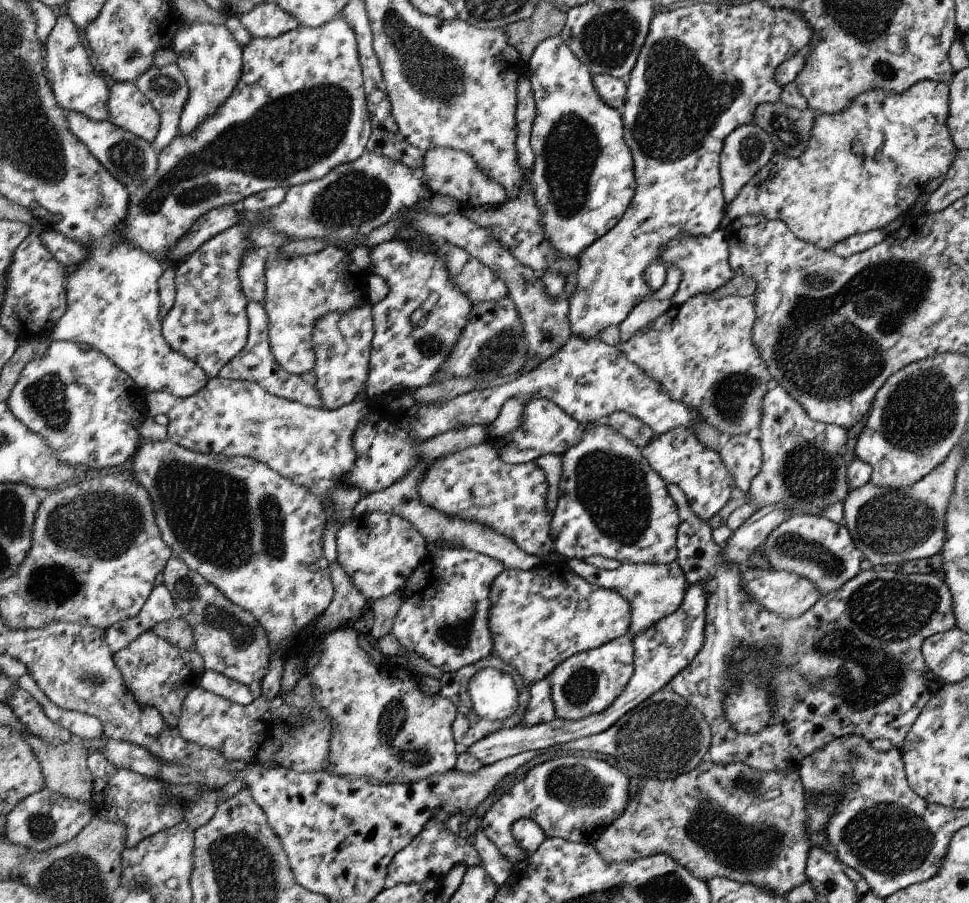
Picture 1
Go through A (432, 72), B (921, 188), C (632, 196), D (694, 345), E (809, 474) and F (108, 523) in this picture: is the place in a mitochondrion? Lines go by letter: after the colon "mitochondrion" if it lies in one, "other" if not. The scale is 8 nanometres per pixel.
A: mitochondrion
B: other
C: other
D: other
E: mitochondrion
F: mitochondrion

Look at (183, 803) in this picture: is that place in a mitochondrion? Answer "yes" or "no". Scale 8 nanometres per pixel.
no

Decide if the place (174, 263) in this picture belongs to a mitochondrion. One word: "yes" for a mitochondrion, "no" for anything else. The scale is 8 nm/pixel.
no

